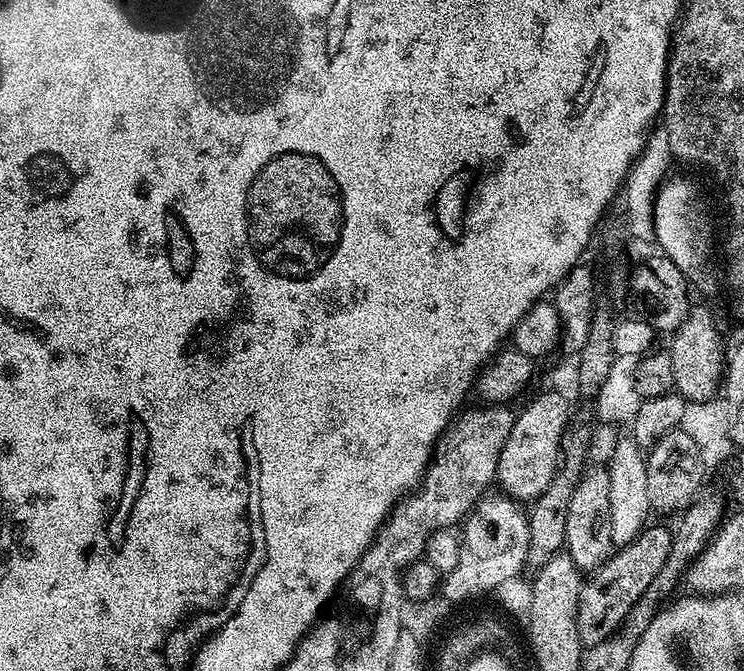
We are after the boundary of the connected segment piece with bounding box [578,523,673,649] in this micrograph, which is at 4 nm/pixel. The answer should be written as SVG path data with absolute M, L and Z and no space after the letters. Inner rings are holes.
M653 523L634 538L634 542L617 547L602 567L581 583L578 594L578 634L585 649L598 646L617 632L631 607L645 593L658 570L669 557L673 529Z

